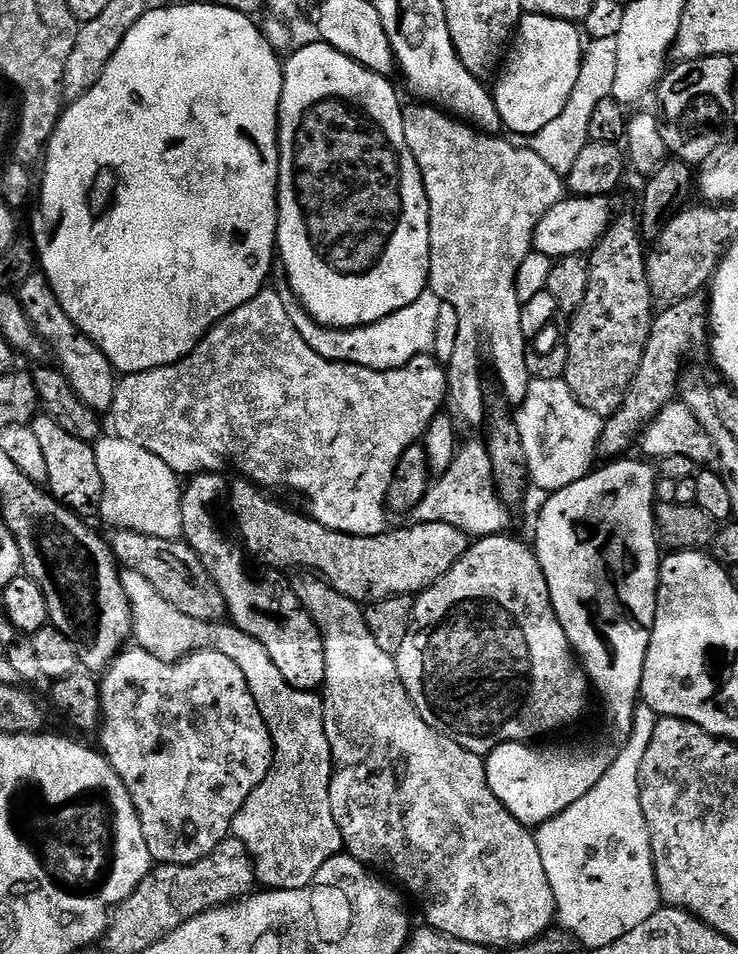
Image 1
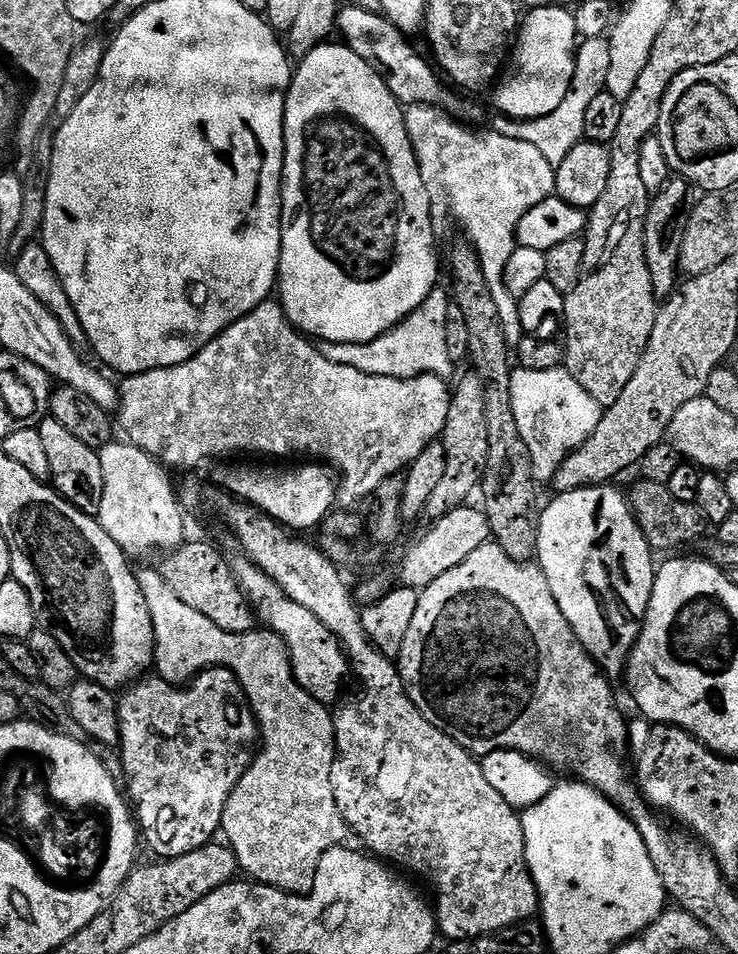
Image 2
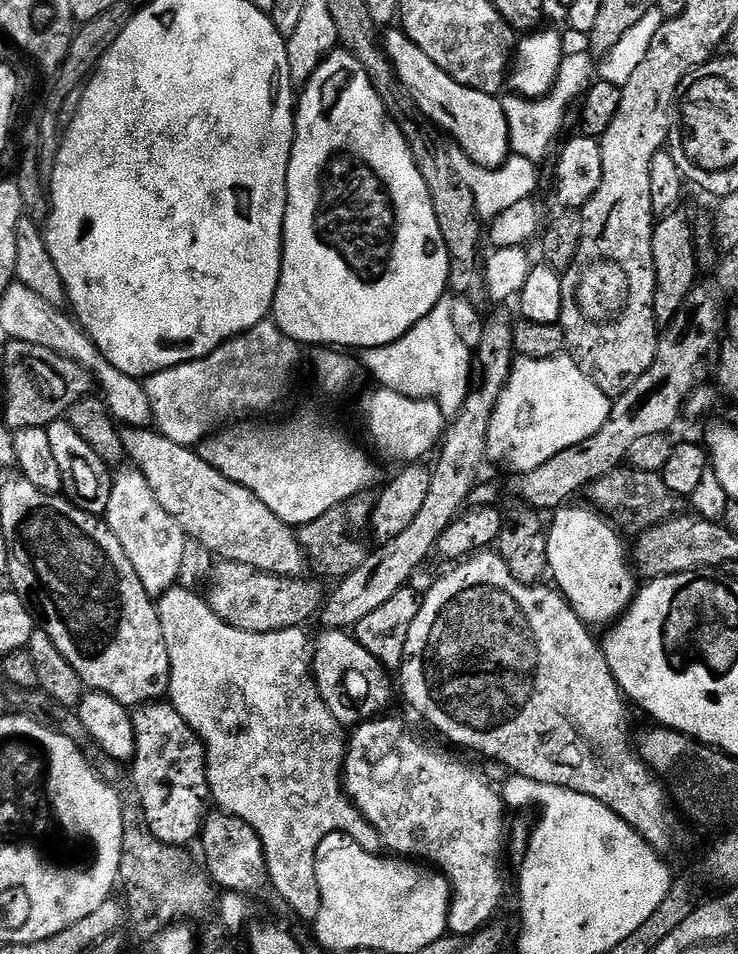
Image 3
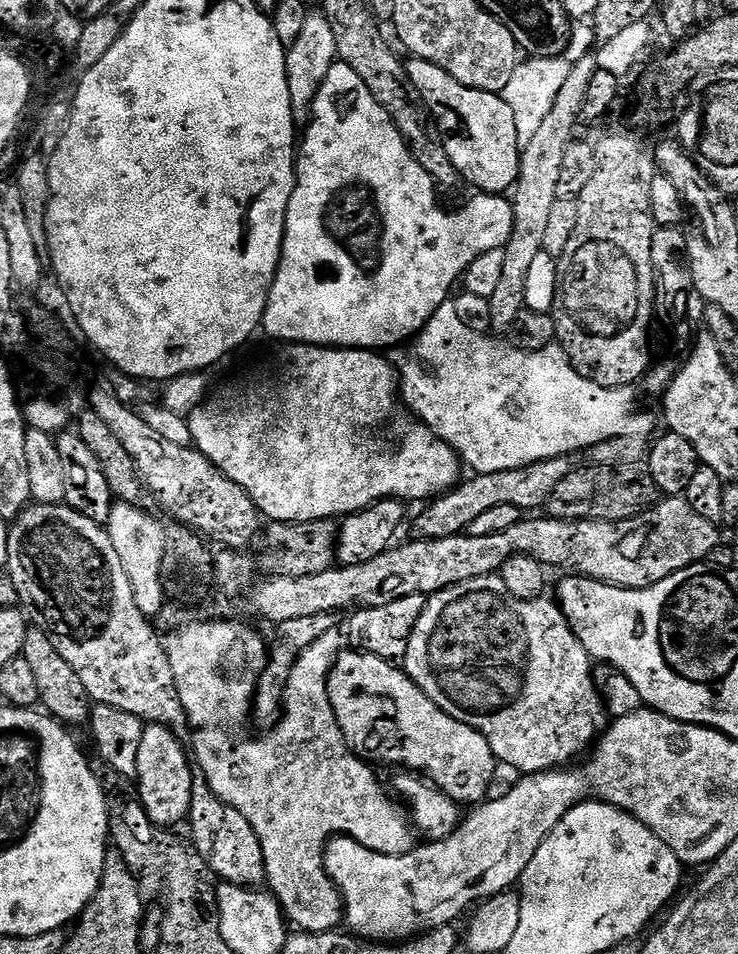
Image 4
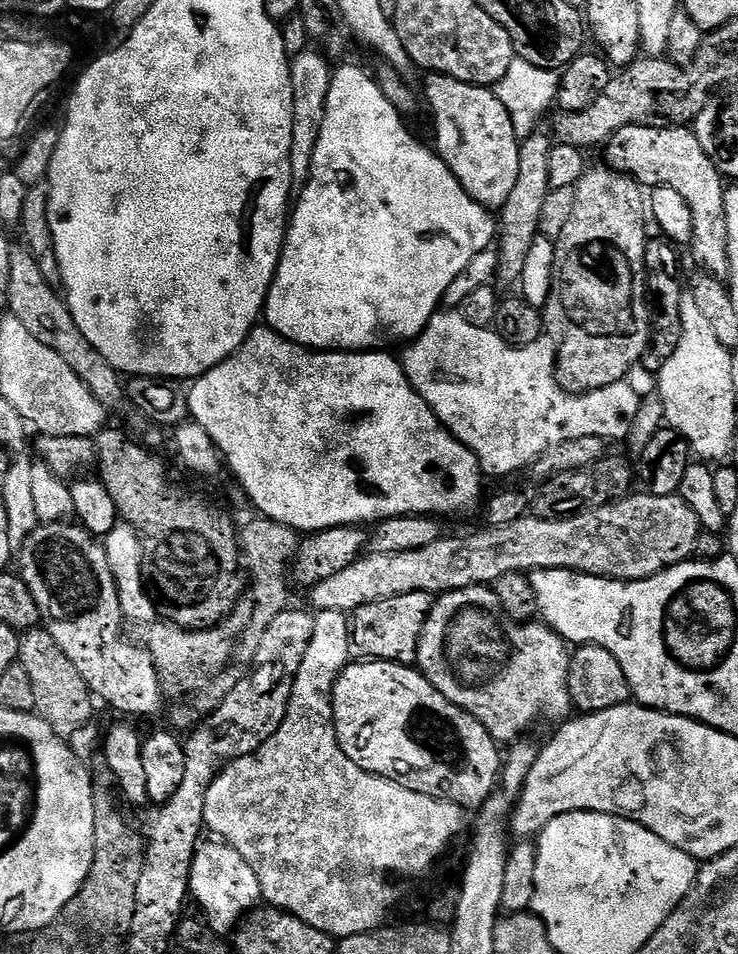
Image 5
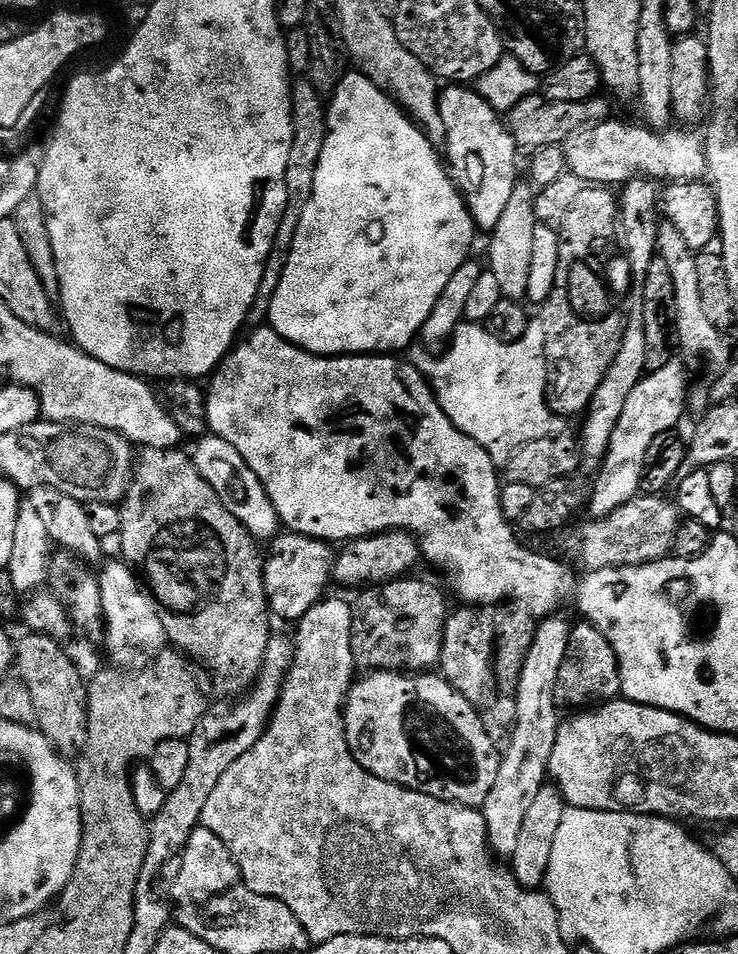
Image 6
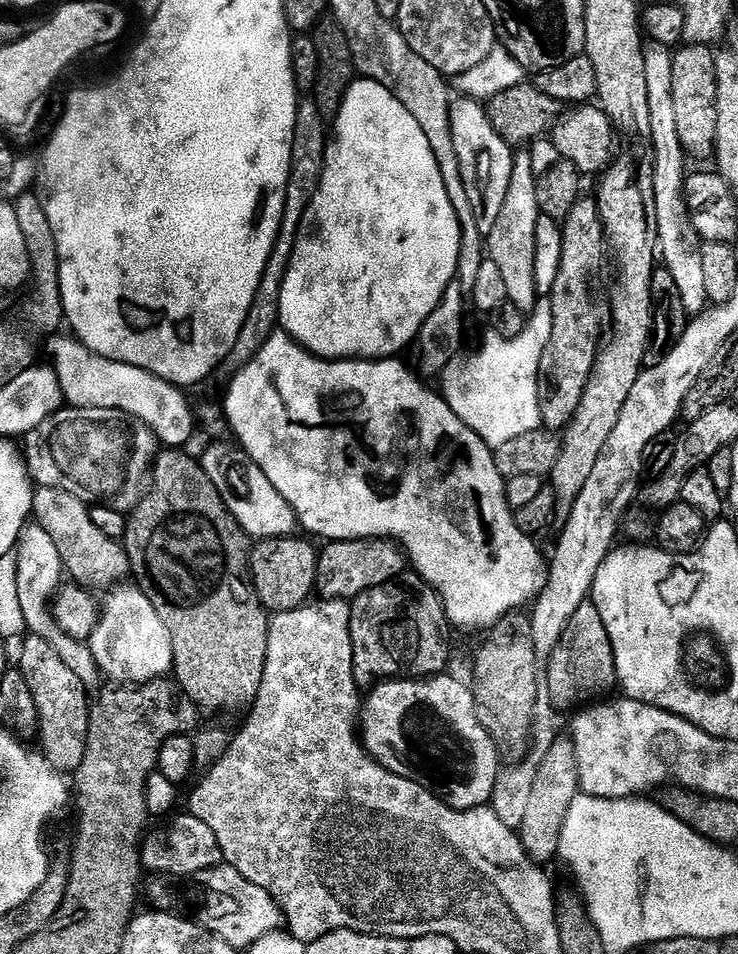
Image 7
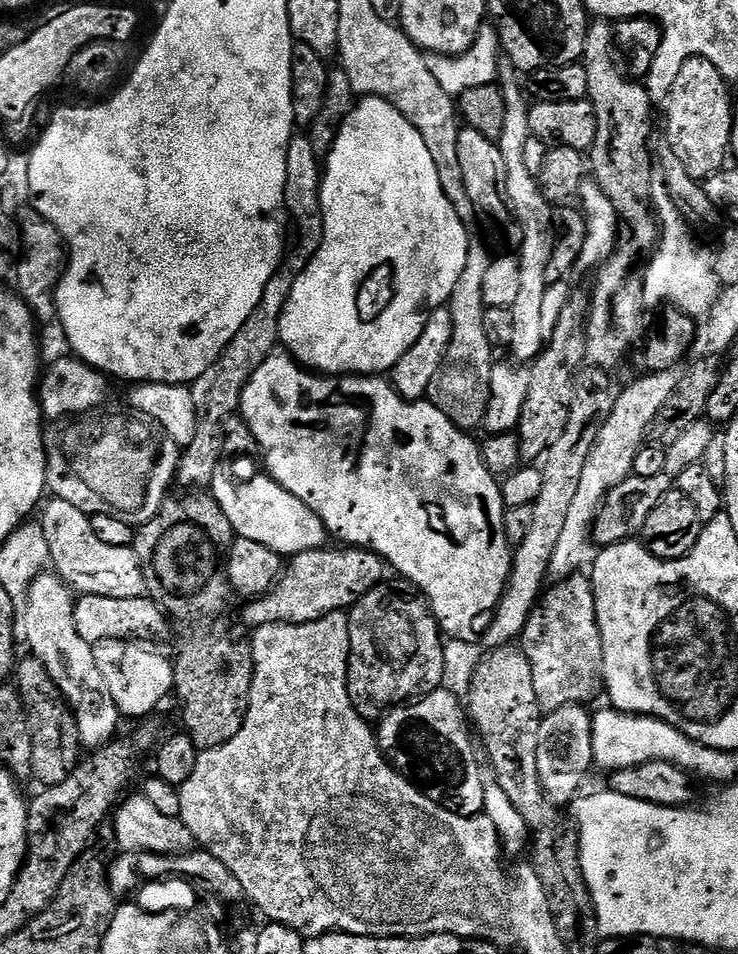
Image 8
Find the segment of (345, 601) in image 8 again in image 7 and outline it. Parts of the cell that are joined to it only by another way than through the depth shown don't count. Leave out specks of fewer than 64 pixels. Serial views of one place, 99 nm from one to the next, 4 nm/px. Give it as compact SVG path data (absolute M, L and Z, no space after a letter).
M334 540L325 543L319 549L316 562L315 591L321 592L324 600L347 600L349 602L360 596L367 588L377 588L383 584L390 584L401 575L400 560L402 564L402 552L393 541L390 540Z

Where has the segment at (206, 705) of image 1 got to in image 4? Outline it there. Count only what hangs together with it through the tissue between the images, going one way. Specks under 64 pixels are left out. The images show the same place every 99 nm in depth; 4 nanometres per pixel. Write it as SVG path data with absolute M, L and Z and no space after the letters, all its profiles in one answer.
M149 723L142 734L142 746L138 746L138 770L136 771L135 783L140 783L140 792L138 799L146 810L148 817L152 819L157 829L168 830L171 824L182 825L189 819L191 810L191 764L189 753L185 745L181 744L175 734L166 726L161 724Z

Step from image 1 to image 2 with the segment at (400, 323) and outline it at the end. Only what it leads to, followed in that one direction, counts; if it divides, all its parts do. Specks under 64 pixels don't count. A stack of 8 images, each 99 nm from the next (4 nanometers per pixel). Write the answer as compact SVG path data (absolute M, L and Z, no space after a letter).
M437 286L401 324L383 332L378 338L361 344L329 344L319 345L320 352L330 362L338 362L338 366L350 366L354 370L362 370L362 374L389 376L399 380L409 380L415 376L438 376L448 378L454 368L454 361L448 357L446 346L446 322L448 321L449 297L443 287Z

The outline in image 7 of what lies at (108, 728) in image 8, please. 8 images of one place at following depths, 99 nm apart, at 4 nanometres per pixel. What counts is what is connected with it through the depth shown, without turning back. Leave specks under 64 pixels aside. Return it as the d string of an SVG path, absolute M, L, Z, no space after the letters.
M29 522L22 530L15 552L17 554L18 597L19 605L22 606L24 628L31 635L45 640L58 654L58 658L62 658L65 666L84 683L85 689L92 690L92 687L102 680L102 673L94 662L94 654L89 650L87 643L70 638L64 633L56 625L56 619L52 616L52 603L66 576L64 563L58 554L58 546L54 546L54 538L50 538L50 534L46 534L46 530L42 530L40 524Z

